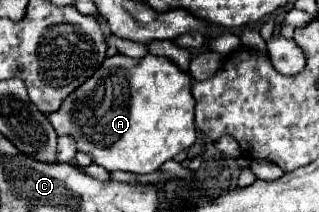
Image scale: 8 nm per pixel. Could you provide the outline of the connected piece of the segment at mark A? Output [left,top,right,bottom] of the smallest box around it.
[48,53,196,173]

